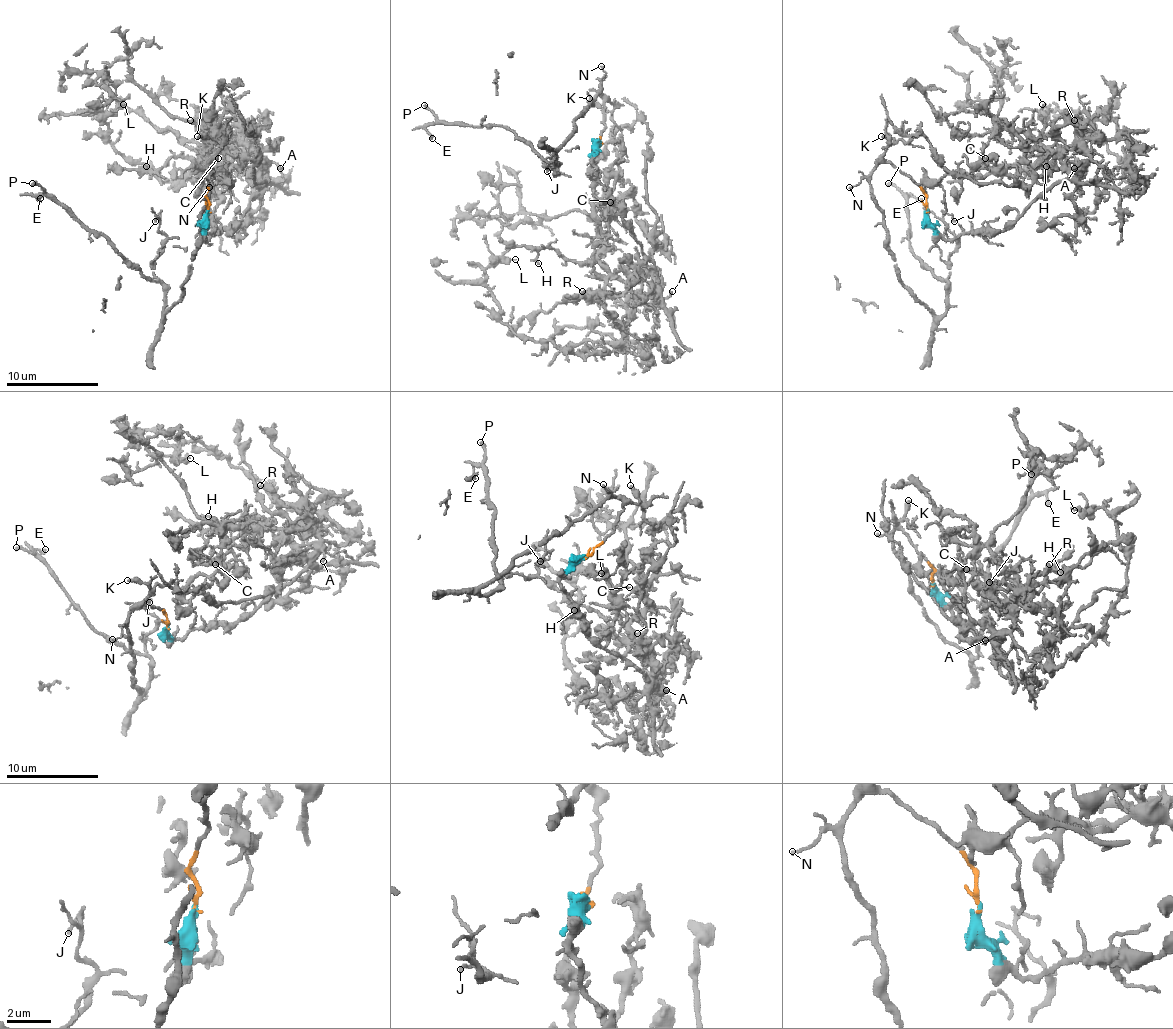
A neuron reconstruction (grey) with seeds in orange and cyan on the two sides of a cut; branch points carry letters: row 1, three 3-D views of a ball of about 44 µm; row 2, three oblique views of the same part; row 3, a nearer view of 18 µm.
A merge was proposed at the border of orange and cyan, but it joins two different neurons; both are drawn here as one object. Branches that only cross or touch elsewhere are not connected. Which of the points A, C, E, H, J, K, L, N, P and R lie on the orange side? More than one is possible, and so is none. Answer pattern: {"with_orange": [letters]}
{"with_orange": ["E", "J", "K", "N", "P"]}

